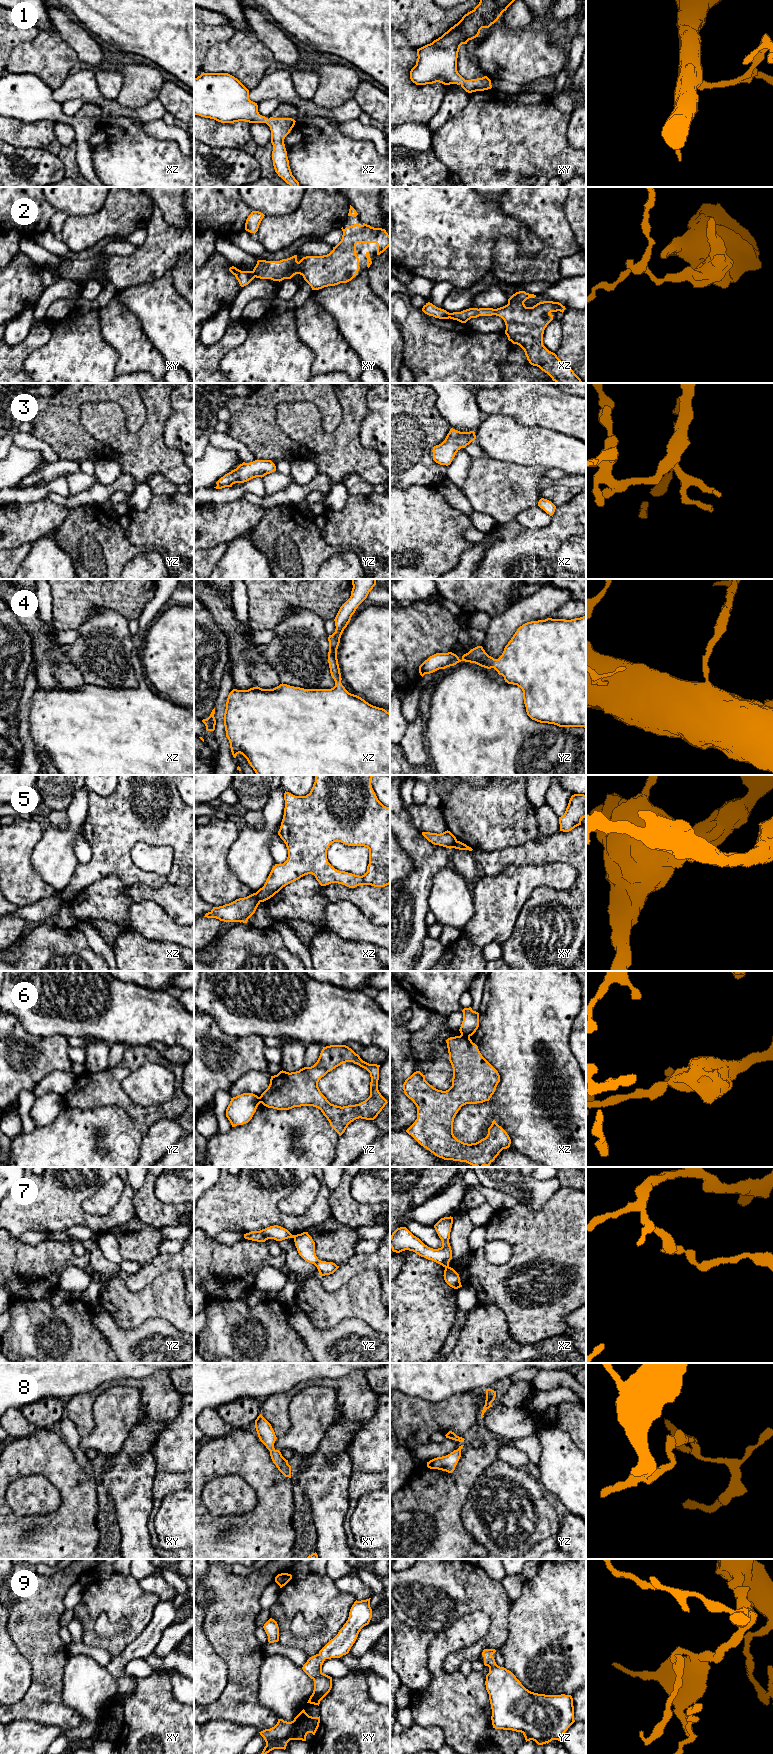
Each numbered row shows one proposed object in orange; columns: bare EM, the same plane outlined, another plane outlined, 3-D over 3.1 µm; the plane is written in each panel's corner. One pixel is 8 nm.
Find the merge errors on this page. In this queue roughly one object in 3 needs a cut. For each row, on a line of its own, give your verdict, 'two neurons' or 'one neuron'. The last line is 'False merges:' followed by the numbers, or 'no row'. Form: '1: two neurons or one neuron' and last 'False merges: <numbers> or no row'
1: one neuron
2: two neurons
3: one neuron
4: one neuron
5: two neurons
6: two neurons
7: two neurons
8: one neuron
9: one neuron
False merges: 2, 5, 6, 7

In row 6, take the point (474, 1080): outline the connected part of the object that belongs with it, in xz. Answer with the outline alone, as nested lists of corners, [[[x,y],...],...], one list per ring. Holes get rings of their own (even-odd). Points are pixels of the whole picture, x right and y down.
[[[463,1035],[450,1037],[446,1043],[453,1068],[452,1086],[446,1091],[438,1090],[425,1080],[425,1075],[420,1071],[408,1077],[403,1084],[403,1090],[417,1107],[417,1119],[406,1132],[439,1158],[466,1162],[476,1167],[488,1167],[503,1149],[510,1147],[511,1139],[507,1132],[493,1120],[485,1138],[468,1144],[454,1136],[453,1122],[462,1106],[489,1101],[500,1082],[500,1075],[482,1056],[470,1037]]]

